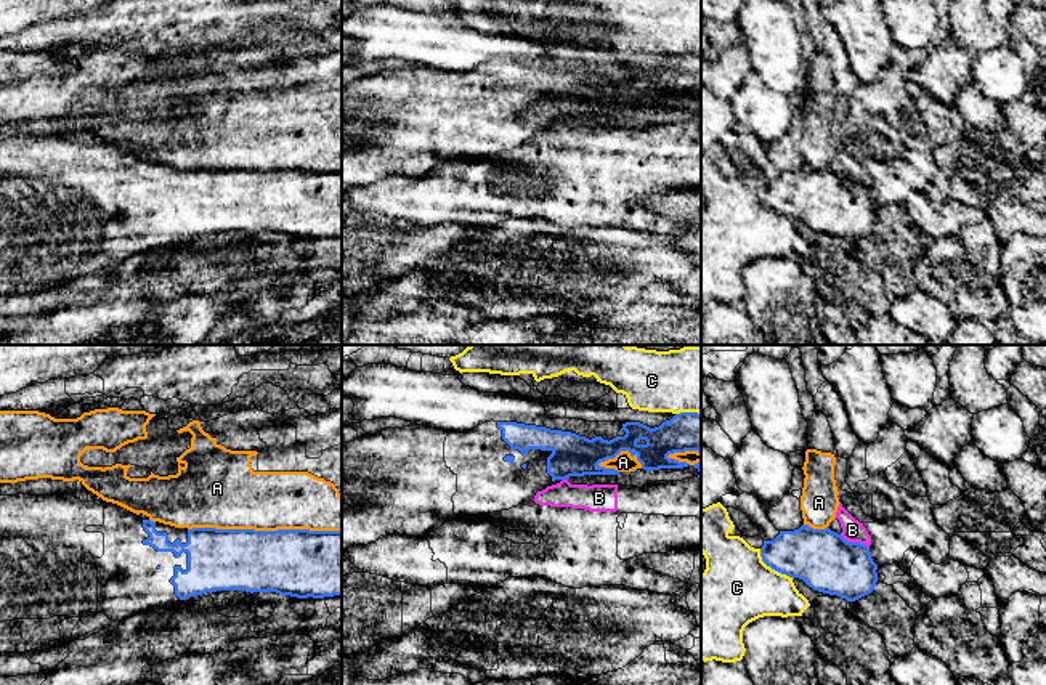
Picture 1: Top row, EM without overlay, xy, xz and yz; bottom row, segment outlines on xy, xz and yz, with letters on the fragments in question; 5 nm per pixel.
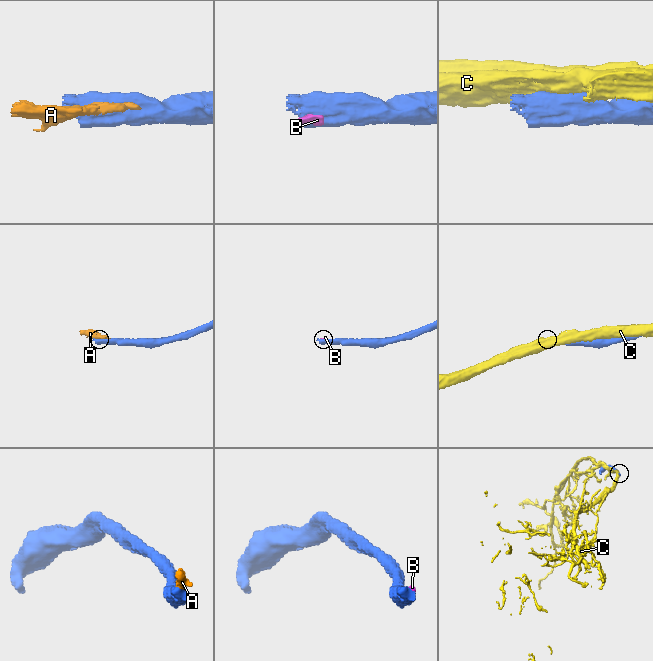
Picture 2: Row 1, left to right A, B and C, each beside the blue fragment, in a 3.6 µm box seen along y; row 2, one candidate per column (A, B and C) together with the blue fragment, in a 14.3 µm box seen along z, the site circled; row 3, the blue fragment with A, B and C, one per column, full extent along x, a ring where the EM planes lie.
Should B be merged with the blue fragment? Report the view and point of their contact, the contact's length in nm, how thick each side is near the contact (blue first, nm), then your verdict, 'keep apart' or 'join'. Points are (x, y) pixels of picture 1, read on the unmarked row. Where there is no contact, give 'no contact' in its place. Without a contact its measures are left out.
yz (854, 183) | 160 nm | 300/110 nm | keep apart

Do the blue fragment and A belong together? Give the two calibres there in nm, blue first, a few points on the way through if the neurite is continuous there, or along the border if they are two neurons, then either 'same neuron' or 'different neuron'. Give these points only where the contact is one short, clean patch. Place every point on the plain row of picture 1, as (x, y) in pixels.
340/340 nm | different neuron

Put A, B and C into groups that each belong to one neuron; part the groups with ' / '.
A / B / C

